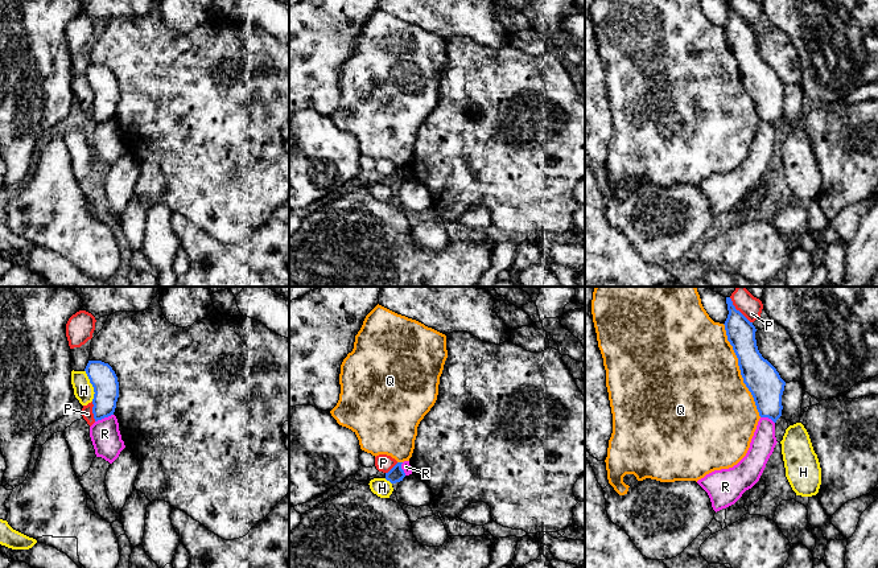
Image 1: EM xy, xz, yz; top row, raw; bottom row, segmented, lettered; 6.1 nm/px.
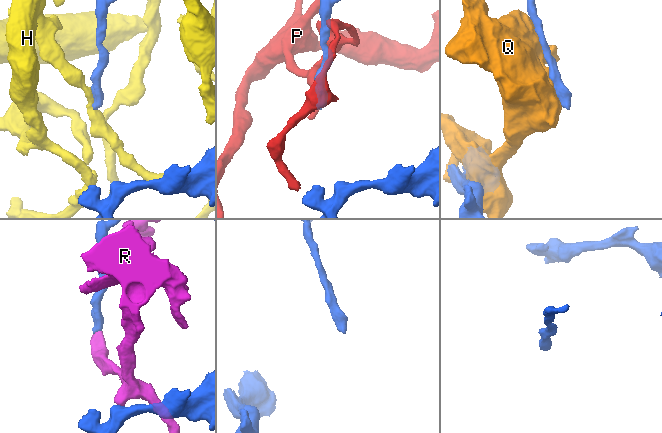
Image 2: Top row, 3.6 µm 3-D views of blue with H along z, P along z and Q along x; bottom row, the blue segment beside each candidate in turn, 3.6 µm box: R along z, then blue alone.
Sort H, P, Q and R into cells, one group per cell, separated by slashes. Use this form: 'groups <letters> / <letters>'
groups H / P / Q / R

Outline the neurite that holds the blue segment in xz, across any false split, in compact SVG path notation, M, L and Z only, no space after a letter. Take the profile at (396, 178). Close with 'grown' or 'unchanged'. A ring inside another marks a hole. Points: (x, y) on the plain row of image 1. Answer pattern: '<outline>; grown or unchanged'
M397 166L388 177L386 177L386 184L391 188L396 188L403 185L405 181L404 174L401 173L403 166Z; unchanged

